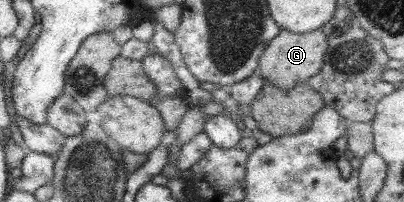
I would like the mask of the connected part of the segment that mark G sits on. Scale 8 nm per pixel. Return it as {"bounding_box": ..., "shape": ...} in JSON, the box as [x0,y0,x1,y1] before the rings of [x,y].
{"bounding_box":[258,29,329,89],"shape":[[[283,29],[281,34],[269,43],[265,54],[260,59],[258,73],[267,79],[267,84],[291,89],[307,83],[312,76],[321,72],[329,50],[329,39],[323,29],[308,33],[296,33]]]}

